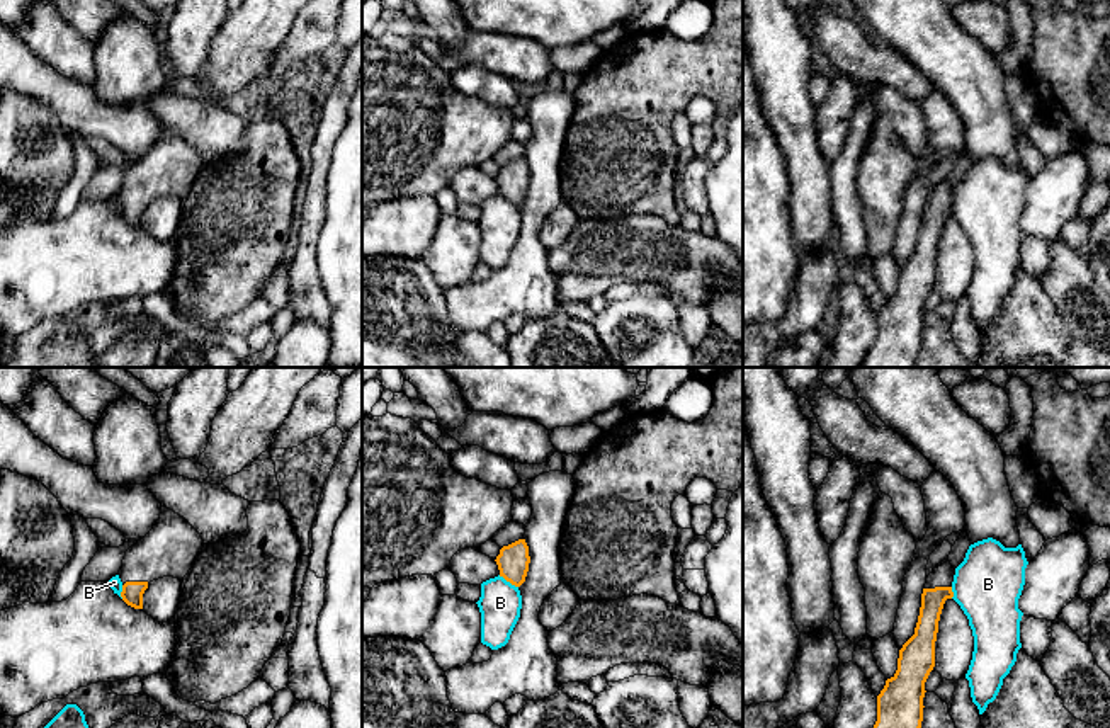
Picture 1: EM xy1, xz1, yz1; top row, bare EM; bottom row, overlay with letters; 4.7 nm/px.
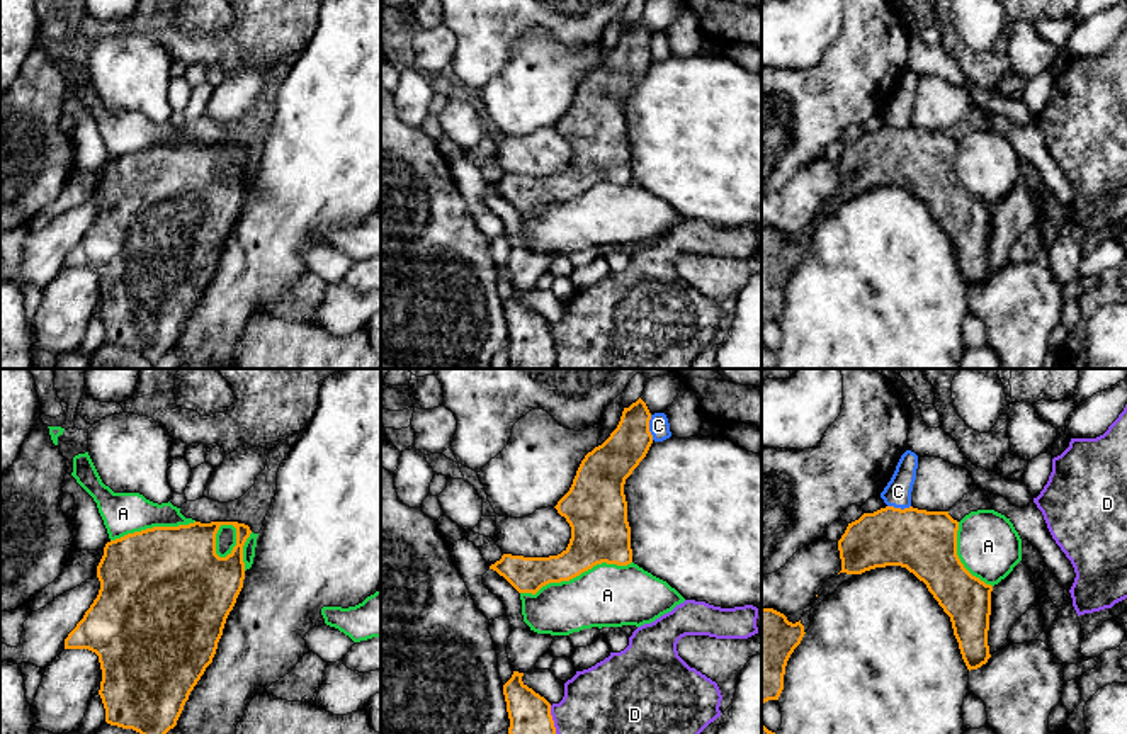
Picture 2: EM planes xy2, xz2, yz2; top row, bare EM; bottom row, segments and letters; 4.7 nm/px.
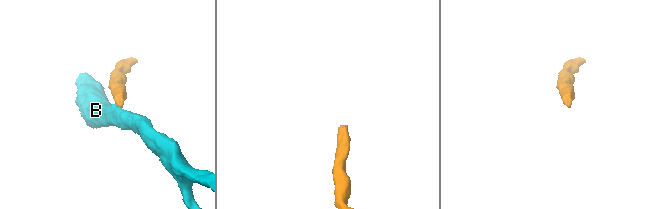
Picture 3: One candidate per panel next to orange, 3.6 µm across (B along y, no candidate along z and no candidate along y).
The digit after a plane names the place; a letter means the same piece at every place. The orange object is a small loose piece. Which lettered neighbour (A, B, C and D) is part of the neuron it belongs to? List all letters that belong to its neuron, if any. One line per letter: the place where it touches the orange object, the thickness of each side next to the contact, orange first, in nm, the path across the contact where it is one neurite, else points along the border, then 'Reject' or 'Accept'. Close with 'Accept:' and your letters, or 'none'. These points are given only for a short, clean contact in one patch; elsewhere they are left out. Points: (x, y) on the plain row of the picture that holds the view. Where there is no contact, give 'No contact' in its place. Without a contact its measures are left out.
A: Touches orange at xz2 (575, 196). Thickness 280 nm (orange) against 300 nm. Reject
B: Touches orange at xz1 (509, 199). Thickness 150 nm (orange) against 200 nm. Boundary: xz1 (498, 194), (517, 206). Reject
C: Touches orange at xz2 (648, 46). Thickness 200 nm (orange) against 100 nm. Reject
D: Touches orange at xz2 (555, 347). Thickness 220 nm (orange) against 480 nm. Reject
Accept: none

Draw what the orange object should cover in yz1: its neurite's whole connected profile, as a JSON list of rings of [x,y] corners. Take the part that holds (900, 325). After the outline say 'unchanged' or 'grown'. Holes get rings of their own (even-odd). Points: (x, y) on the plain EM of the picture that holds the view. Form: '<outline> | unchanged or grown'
[[[949,179],[940,180],[926,196],[921,213],[921,226],[915,253],[903,264],[896,293],[886,299],[877,315],[877,340],[869,350],[864,367],[913,367],[923,340],[925,301],[935,286],[935,260],[938,240],[947,218],[954,216],[952,201],[955,185]]] | grown

